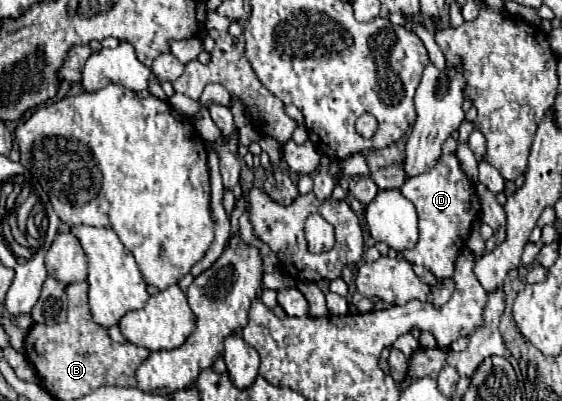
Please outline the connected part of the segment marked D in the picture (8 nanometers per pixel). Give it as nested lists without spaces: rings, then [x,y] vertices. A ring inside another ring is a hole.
[[[453,153],[441,155],[429,171],[407,177],[401,193],[415,205],[419,215],[419,241],[414,248],[402,251],[403,257],[411,264],[425,265],[439,281],[451,277],[455,259],[465,245],[475,217],[479,215],[479,197],[473,183],[461,169],[459,159]]]

